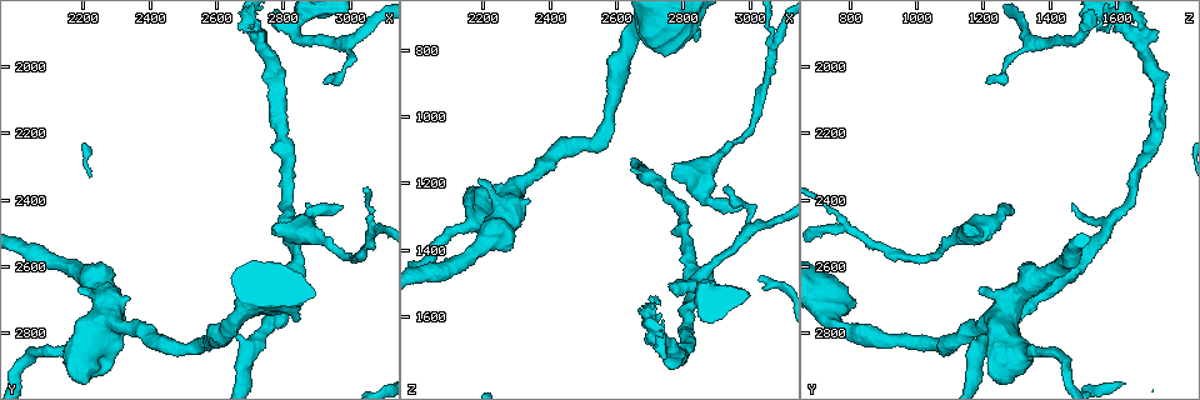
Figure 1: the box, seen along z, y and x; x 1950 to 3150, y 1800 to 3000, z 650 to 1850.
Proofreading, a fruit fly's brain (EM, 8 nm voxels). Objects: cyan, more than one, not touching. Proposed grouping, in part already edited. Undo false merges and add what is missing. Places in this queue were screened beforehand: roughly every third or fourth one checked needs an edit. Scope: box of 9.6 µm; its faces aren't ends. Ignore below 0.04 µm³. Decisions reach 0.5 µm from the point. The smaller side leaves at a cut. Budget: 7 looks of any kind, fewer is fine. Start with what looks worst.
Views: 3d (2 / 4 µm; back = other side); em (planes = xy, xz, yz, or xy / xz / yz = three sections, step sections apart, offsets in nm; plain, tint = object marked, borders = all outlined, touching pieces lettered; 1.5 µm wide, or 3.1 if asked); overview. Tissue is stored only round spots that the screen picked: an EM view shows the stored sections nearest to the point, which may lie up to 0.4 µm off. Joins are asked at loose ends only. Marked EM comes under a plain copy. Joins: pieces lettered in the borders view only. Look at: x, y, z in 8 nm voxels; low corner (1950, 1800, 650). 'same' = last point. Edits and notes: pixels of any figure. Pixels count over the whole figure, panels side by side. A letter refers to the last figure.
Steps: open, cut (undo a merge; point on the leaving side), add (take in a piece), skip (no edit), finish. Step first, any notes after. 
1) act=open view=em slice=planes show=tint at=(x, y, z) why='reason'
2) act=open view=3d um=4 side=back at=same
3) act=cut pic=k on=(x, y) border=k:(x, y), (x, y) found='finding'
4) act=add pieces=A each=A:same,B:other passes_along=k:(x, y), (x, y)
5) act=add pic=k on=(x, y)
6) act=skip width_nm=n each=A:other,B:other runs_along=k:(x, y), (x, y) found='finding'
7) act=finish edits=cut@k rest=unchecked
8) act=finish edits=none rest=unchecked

act=open view=em slice=planes show=borders at=(2670, 1900, 1580) why='branch stops here'

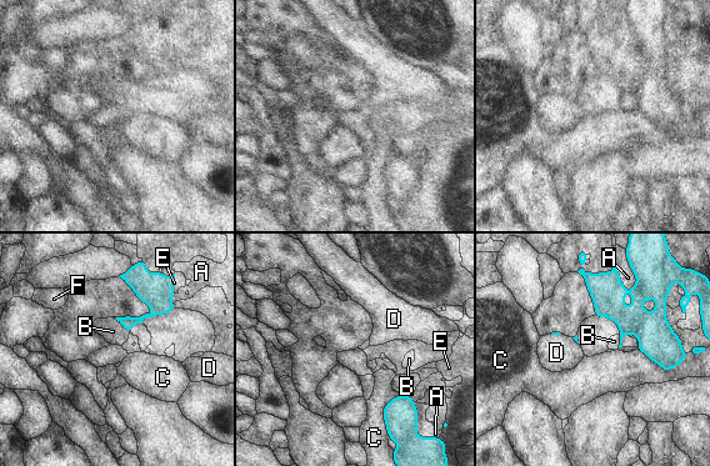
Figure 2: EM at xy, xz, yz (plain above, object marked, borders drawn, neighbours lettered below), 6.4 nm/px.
act=skip longest_contact=C:260nm each=A:other,B:other,C:other,D:other,E:other,F:other found='no lettered piece goes on from it'

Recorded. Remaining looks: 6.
act=open view=3d um=2 at=(2980, 2420, 1270) why='branch stops here'

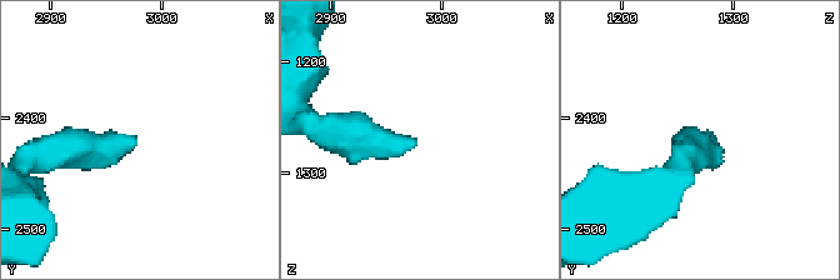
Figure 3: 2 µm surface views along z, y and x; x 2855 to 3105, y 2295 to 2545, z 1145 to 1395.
act=open view=em slice=planes show=tint at=(2978, 2422, 1272) why='shape alone is not enough'

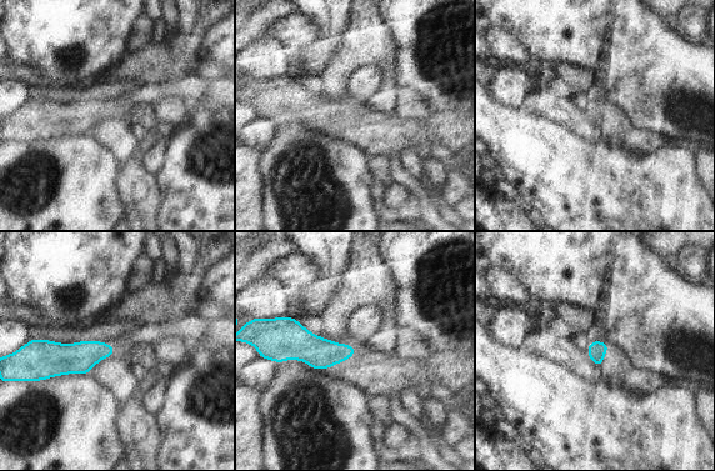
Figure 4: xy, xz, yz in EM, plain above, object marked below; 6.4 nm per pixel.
act=open view=em slice=planes show=borders at=same why='what lies round it'

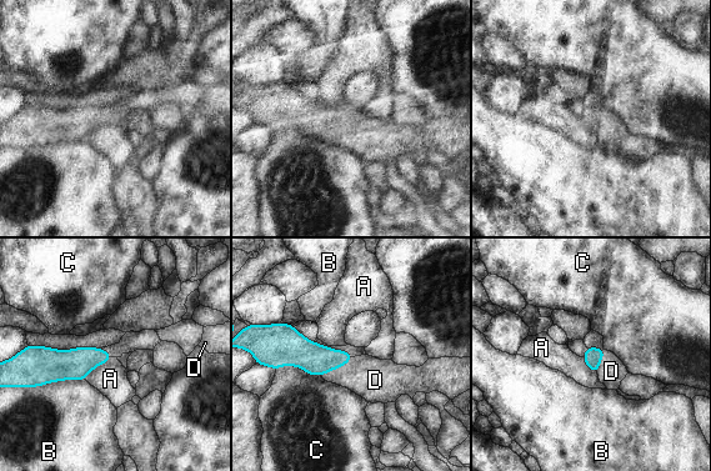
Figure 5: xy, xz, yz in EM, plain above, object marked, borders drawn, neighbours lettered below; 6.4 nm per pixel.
act=add pieces=D each=A:other,B:other,C:other,D:same passes_along=5:(314, 359), (336, 367), (372, 379) found='the neuron continues'

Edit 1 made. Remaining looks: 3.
act=open view=3d um=4 at=(2910, 2050, 1220) why='thin end'

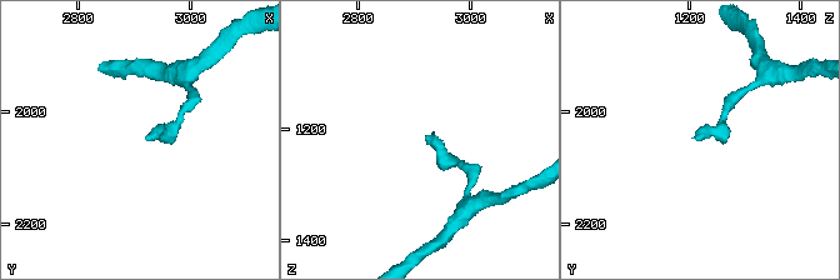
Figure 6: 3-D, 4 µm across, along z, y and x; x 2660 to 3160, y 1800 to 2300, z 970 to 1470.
act=open view=em slice=planes show=borders at=(2925, 2050, 1220)

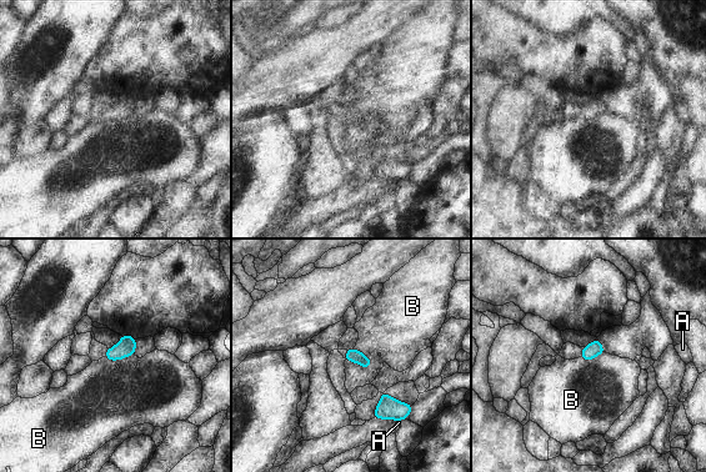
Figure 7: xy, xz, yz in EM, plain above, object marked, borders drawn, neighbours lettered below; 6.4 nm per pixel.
act=skip width_nm=100 each=A:other,B:other border=7:(345, 350), (348, 361), (372, 366) found='none of them fits'

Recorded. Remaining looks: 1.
act=finish edits=add@5 rest=unchecked

